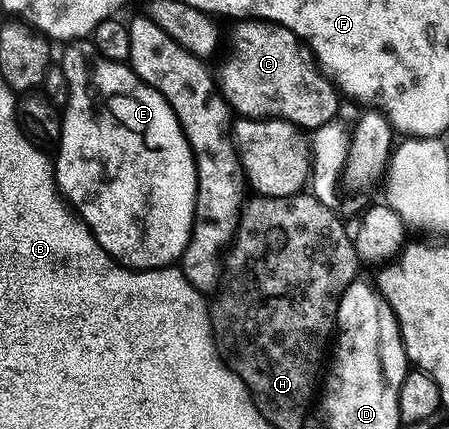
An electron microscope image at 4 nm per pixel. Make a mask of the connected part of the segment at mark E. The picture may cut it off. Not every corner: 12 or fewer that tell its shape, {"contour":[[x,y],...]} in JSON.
{"contour":[[63,45],[56,186],[113,260],[190,242],[196,159],[166,98]]}

